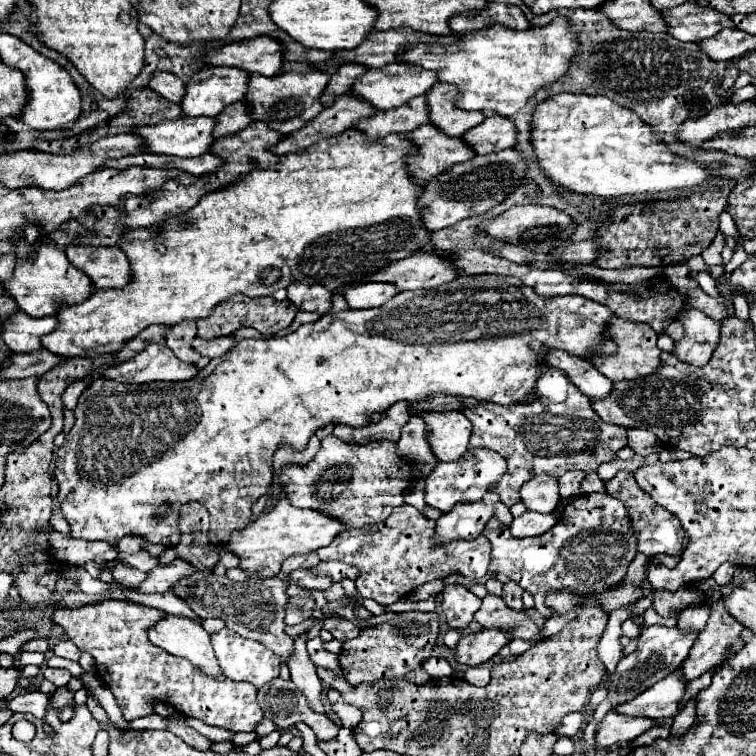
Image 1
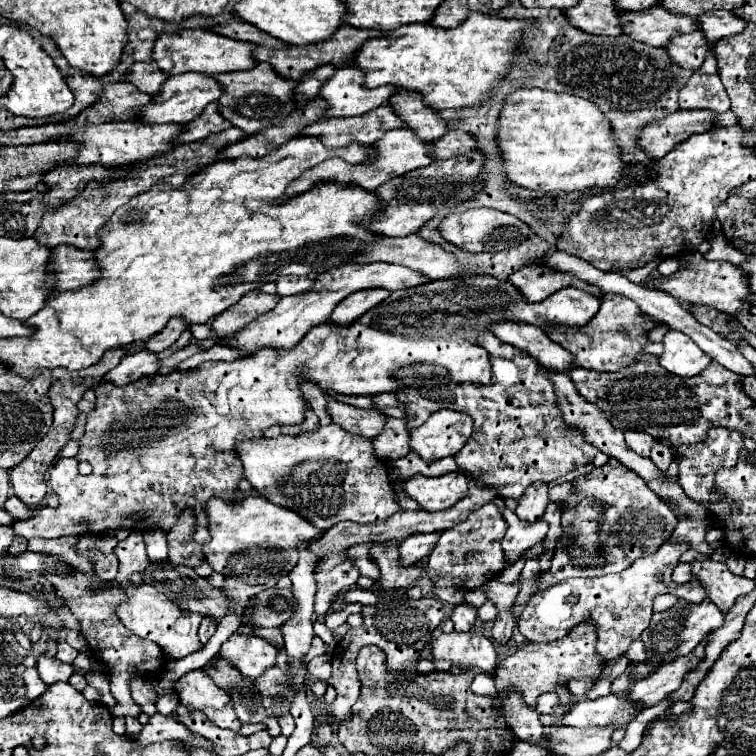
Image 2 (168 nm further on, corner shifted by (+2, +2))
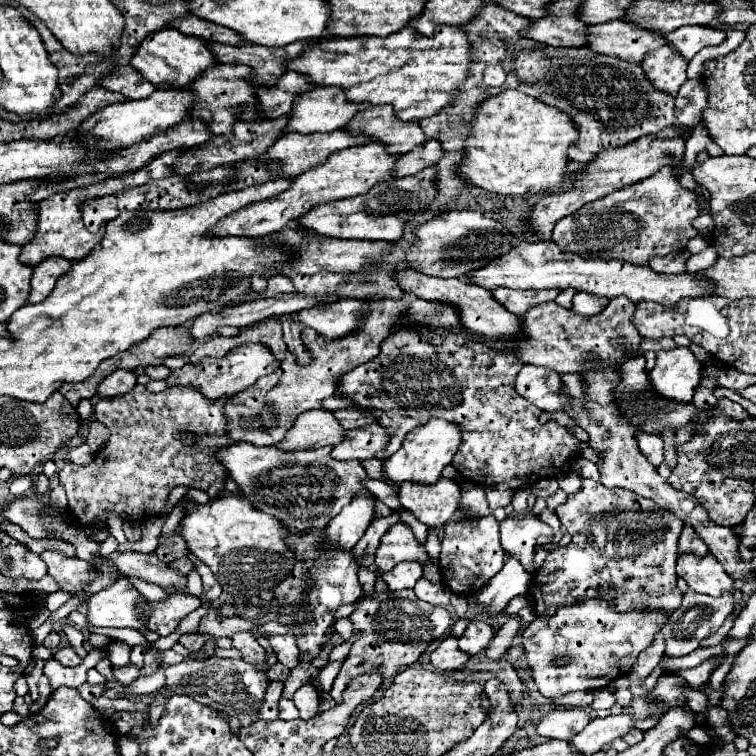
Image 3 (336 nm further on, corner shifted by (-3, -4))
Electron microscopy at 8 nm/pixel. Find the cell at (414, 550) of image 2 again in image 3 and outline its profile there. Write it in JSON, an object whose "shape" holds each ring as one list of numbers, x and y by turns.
{"shape":[[401,562,393,570,385,572,381,578,389,590,403,590,413,588,415,582,423,576,423,568,417,562]]}

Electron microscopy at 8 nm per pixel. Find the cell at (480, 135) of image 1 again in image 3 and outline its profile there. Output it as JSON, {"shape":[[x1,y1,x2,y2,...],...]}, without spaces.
{"shape":[[427,140,423,144,419,144,417,148,413,148,411,152,403,154,391,168,391,176,393,178,403,178,403,176,411,176,427,166,433,166,437,162,437,158,441,156,441,144,437,144,437,140]]}

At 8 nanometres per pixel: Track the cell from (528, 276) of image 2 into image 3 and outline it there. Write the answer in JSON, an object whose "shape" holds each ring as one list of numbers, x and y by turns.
{"shape":[[497,288,493,290,493,298,505,306,509,312,521,316,525,314,529,308,541,304,541,302,549,302,555,300,557,294,561,290,541,290,541,292,519,292,519,290,509,290,509,288]]}

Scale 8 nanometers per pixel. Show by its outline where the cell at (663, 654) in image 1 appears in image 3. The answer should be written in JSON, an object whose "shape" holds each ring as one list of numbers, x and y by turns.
{"shape":[[687,590,683,594,681,606,669,616,669,622,663,628,665,642,667,642,667,656,687,656,689,652,699,648,699,642,705,640,711,632,715,632,725,618,733,612,735,598,733,592,723,592,721,598,709,598,705,594,697,594,693,590]]}

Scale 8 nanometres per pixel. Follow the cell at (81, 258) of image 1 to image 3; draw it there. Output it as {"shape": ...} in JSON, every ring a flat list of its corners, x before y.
{"shape":[[49,258,49,260,43,260,41,264,37,264,33,268,33,276,31,276,29,304,43,302,53,292,57,278,61,274,65,274,69,268,71,268,71,262,61,260,61,258]]}

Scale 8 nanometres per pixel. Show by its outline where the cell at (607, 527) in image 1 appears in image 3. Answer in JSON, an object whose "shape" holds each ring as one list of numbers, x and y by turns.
{"shape":[[485,516,451,520,449,524,445,524,439,566,443,582,451,592,459,596,473,596,473,592,479,592,503,568,503,548,499,546,499,522,493,516]]}

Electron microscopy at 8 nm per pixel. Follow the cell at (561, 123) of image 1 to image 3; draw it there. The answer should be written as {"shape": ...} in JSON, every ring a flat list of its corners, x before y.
{"shape":[[519,90,485,98,471,118,465,156,457,174,471,186,503,196,525,196,559,190,567,180,567,148,577,140,575,124,557,108,549,108]]}

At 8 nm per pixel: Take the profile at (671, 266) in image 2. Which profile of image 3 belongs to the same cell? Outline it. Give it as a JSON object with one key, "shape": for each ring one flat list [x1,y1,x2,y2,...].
{"shape":[[711,244,711,246,709,246,709,248,705,248,703,252,693,254,693,256,687,260,687,270,689,270,689,272,705,270,707,266,715,264,715,260,717,260,717,258,719,258,719,256,717,256,717,252,715,252,715,248,713,248,713,244]]}

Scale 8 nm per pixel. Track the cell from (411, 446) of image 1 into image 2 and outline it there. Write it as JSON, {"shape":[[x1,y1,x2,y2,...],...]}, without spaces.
{"shape":[[388,418,384,424,384,434,380,434,376,440,376,454,384,460,396,460,406,454,410,454,410,428,406,426,406,420,402,418]]}

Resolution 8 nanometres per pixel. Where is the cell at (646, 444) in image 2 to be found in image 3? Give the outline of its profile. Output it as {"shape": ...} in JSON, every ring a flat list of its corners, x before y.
{"shape":[[641,432,641,434,637,436,637,440,639,440,639,448,641,448,641,452,645,454,645,458,647,458,653,466,659,466,659,464,663,462,663,440,661,440,661,436]]}

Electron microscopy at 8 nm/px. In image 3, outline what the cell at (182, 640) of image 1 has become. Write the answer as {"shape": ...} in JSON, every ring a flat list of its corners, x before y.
{"shape":[[119,578,113,586,93,594,87,602,87,622,95,628,145,628,145,620,139,618,141,594,135,586]]}

